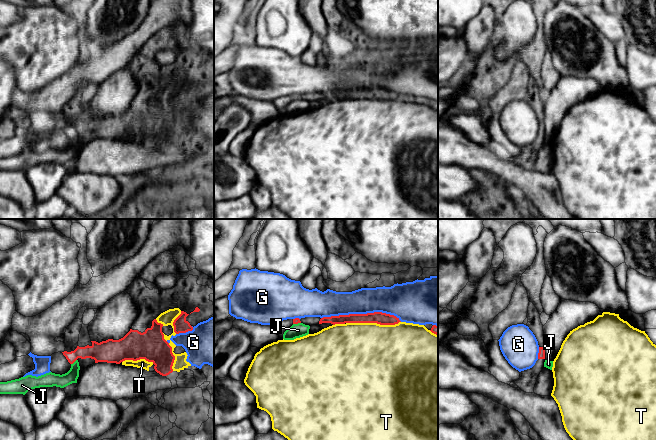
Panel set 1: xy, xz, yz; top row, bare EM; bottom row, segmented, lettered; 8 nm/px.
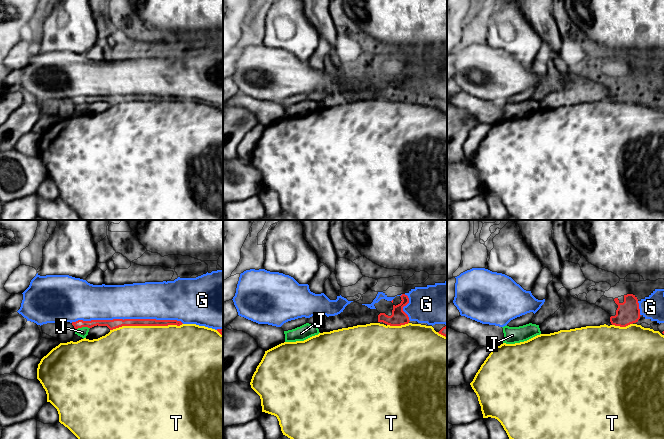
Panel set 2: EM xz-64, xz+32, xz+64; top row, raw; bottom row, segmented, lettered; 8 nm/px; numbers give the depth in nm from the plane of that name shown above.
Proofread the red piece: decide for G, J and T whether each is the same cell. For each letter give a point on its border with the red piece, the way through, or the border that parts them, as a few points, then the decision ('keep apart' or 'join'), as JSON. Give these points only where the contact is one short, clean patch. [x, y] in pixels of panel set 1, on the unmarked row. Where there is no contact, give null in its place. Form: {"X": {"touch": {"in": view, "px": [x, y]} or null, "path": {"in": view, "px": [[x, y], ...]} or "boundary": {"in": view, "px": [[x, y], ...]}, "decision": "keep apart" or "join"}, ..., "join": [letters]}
{"G": {"touch": {"in": "xz", "px": [361, 90]}, "decision": "keep apart"}, "J": {"touch": {"in": "xy", "px": [73, 138]}, "boundary": {"in": "xy", "px": [[76, 135], [71, 140]]}, "decision": "keep apart"}, "T": {"touch": {"in": "xz", "px": [373, 98]}, "decision": "keep apart"}, "join": []}

